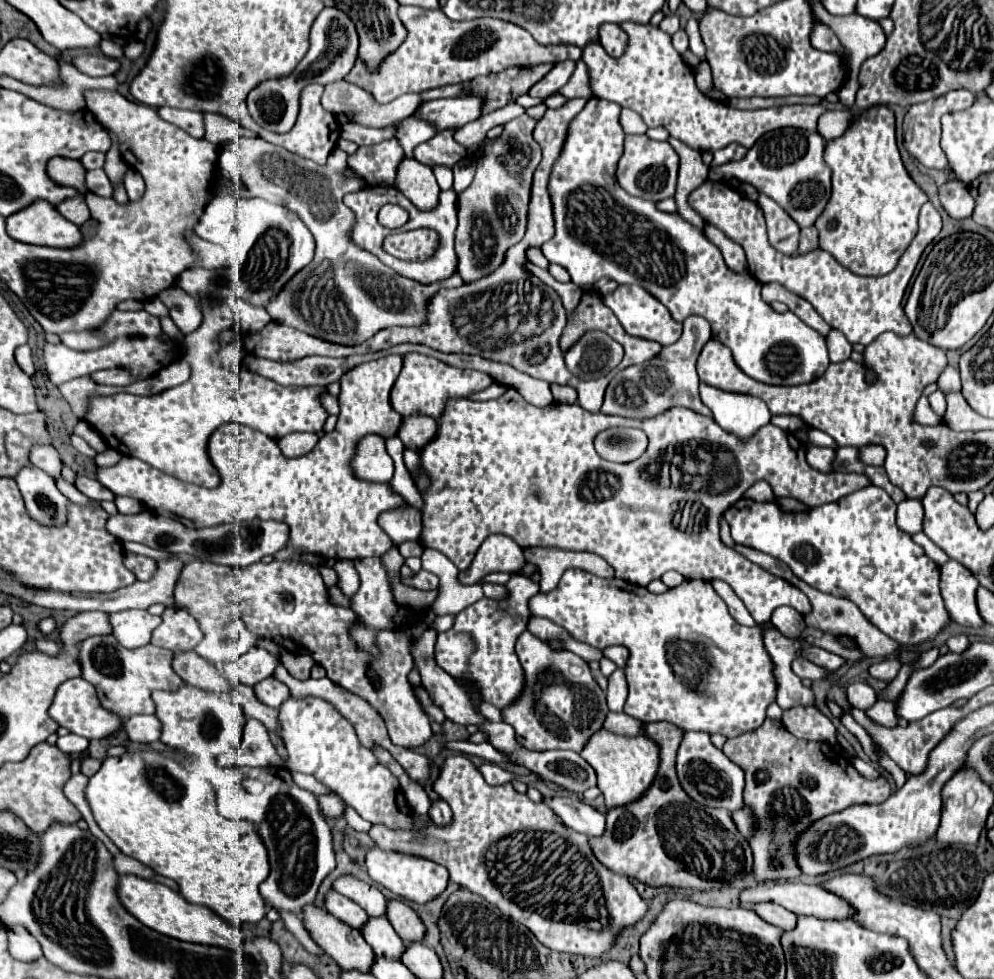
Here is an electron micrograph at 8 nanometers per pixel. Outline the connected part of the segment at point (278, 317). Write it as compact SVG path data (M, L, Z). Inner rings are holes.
M160 108L158 116L186 130L194 138L204 138L206 124L206 140L214 144L220 140L236 138L236 154L242 162L240 182L245 188L237 191L236 196L252 196L274 202L278 206L286 206L290 212L298 214L298 218L302 218L306 228L312 232L316 240L314 260L284 286L284 290L276 296L276 300L270 302L270 306L266 306L266 312L274 322L292 326L310 336L342 346L358 346L372 338L378 330L390 326L416 328L426 324L428 304L432 298L430 288L424 288L424 284L396 274L374 254L362 250L360 246L354 246L350 238L354 228L354 212L344 204L342 198L348 192L368 188L368 184L356 172L354 176L346 174L346 170L350 170L346 152L330 152L328 164L318 166L312 160L300 158L286 148L274 146L262 138L242 138L256 134L226 116L202 116L200 112L178 108Z

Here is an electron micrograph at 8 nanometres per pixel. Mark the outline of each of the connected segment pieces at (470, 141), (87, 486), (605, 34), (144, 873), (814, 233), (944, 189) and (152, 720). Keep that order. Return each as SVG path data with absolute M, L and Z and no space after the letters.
M510 102L506 104L504 108L498 108L496 112L490 112L486 116L480 116L478 120L462 126L456 134L454 134L454 140L458 144L464 144L466 148L472 148L476 146L478 142L484 142L486 140L486 132L498 124L506 124L510 122L512 118L516 118L524 114L526 110L517 104L516 102Z
M78 476L78 478L76 478L76 488L78 488L82 494L86 494L88 498L98 500L98 502L102 502L102 500L114 500L114 498L116 498L116 496L114 496L110 490L106 490L98 480L86 478L86 476Z
M602 26L602 28L600 28L602 44L604 44L604 48L606 48L612 56L622 56L624 50L626 50L628 38L626 38L624 32L620 32L620 34L618 34L618 32L608 32L608 30L612 30L612 28L616 28L616 26Z
M116 854L114 856L114 866L116 866L118 874L136 874L136 876L148 878L148 880L154 878L154 872L150 872L148 866L142 866L138 860L134 860L126 854Z
M812 226L812 228L804 228L800 232L800 248L798 248L798 254L806 254L810 250L816 250L818 248L818 230Z
M952 180L952 182L946 182L938 188L940 192L940 202L944 206L944 210L956 218L956 220L962 220L962 218L968 218L972 216L972 210L974 210L974 198L970 196L968 192L968 186L960 180Z
M140 714L140 716L132 716L126 722L128 726L128 734L132 742L154 742L160 738L162 730L160 730L160 720L154 714Z

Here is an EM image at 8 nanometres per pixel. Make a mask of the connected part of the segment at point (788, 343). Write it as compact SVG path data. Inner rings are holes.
M592 98L570 122L564 150L552 168L548 184L556 220L554 238L542 246L548 262L564 266L570 272L572 282L580 288L594 286L600 278L610 278L618 284L642 286L652 296L656 296L678 322L690 314L702 314L712 326L712 338L724 342L732 350L734 362L740 366L740 370L754 380L782 386L808 384L818 380L830 364L824 336L806 326L796 314L778 314L766 302L762 302L762 284L748 272L732 272L726 266L720 250L704 236L704 232L684 222L678 214L660 212L654 202L630 196L618 186L616 164L622 156L624 144L624 130L618 122L620 110L622 106L614 102Z

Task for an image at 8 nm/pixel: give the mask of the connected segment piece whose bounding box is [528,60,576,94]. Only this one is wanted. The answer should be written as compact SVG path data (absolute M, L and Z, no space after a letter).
M564 60L564 62L554 64L554 68L538 84L534 84L528 94L552 94L560 90L570 80L574 66L576 66L574 60Z

